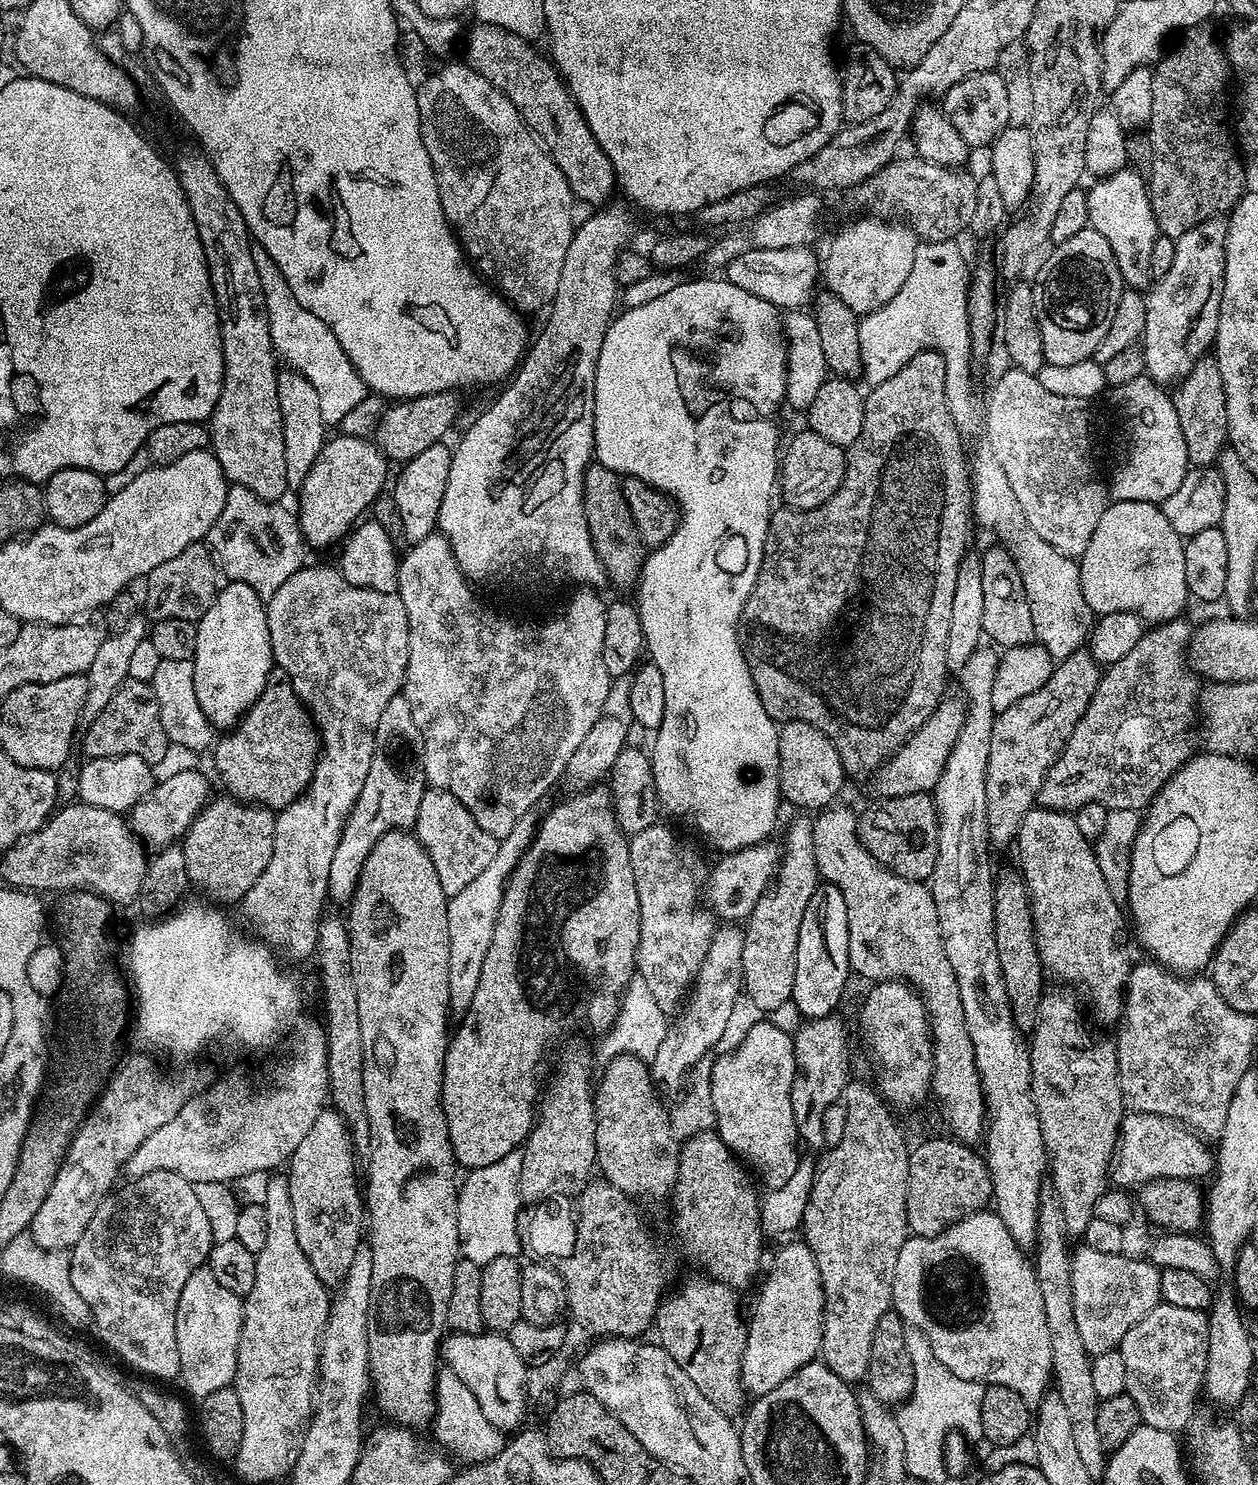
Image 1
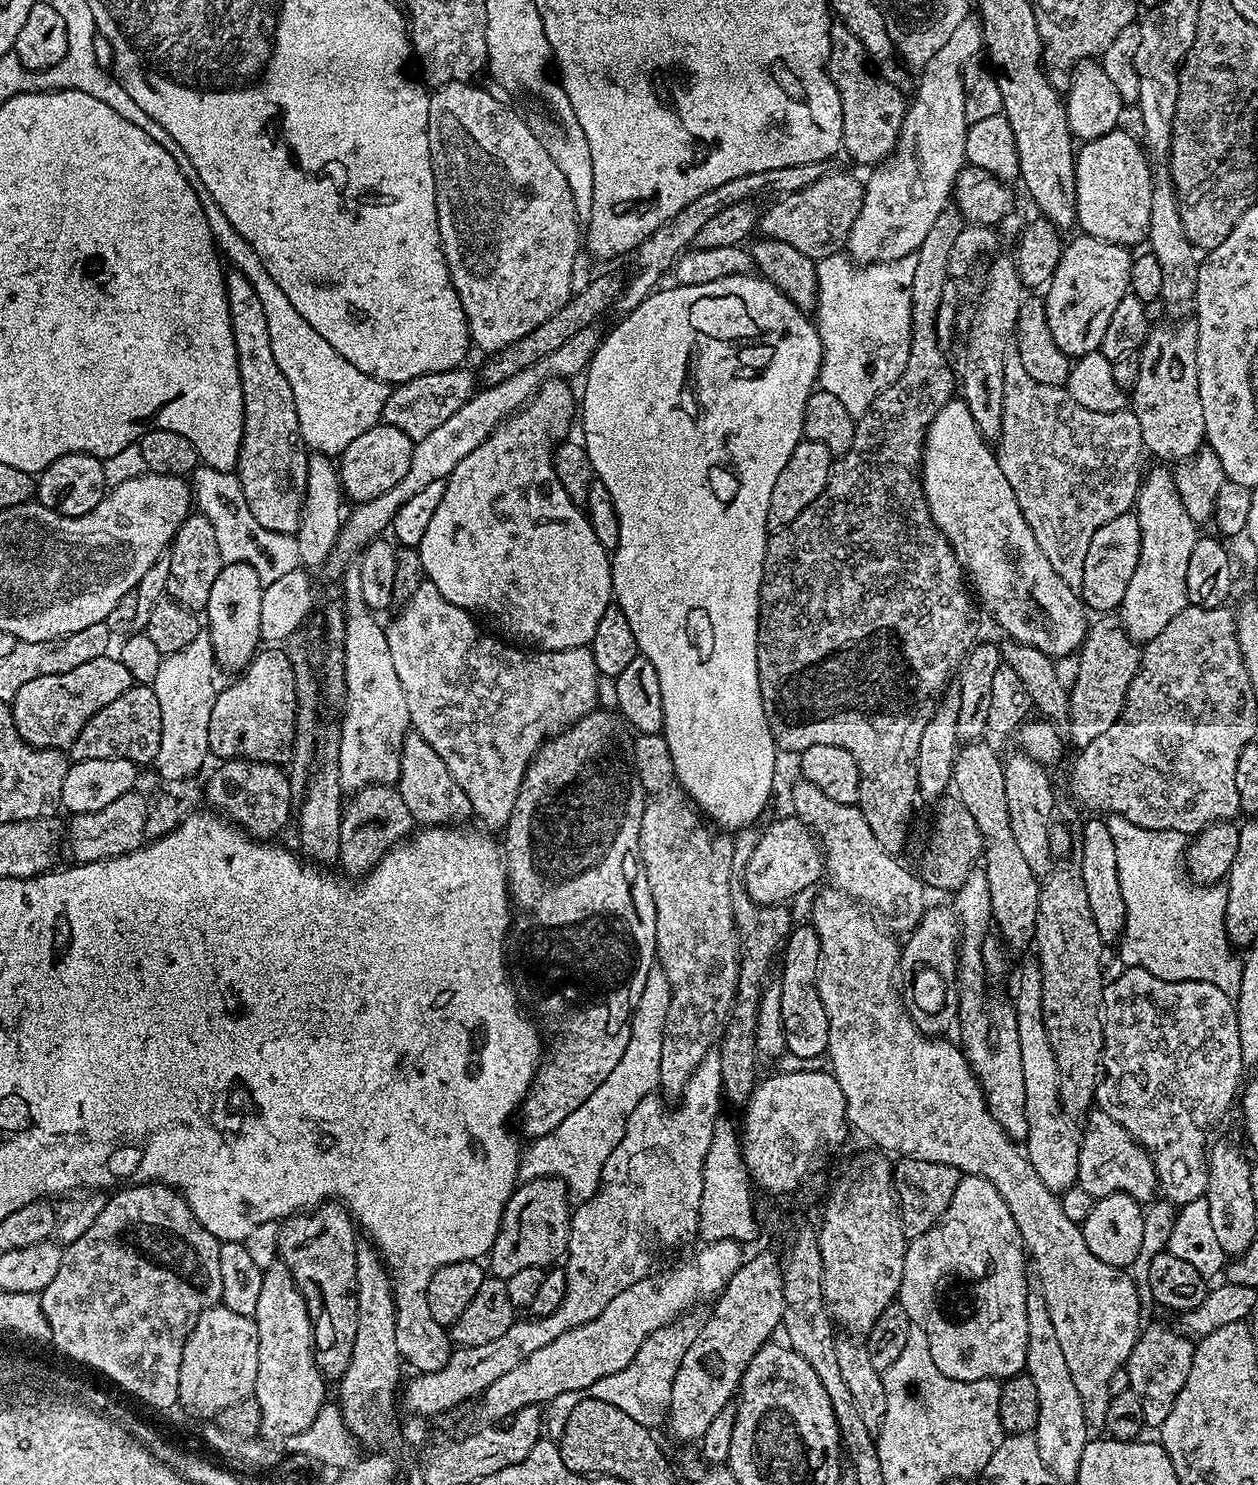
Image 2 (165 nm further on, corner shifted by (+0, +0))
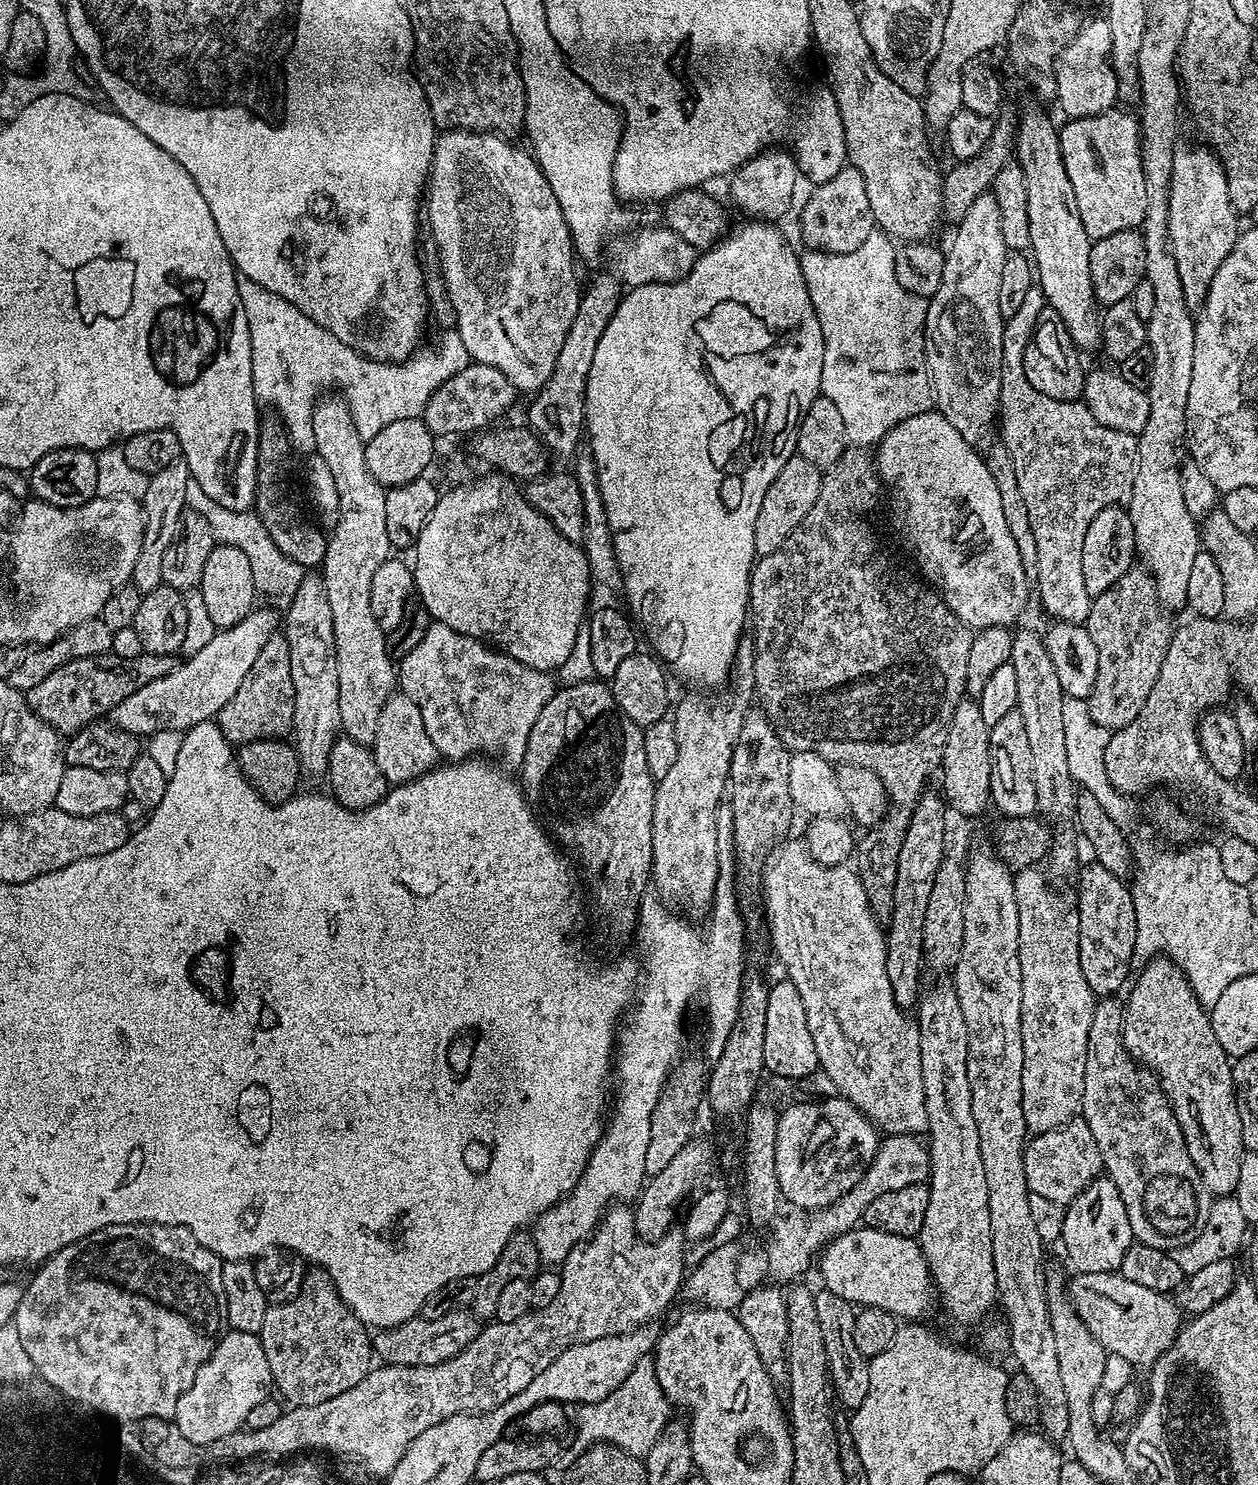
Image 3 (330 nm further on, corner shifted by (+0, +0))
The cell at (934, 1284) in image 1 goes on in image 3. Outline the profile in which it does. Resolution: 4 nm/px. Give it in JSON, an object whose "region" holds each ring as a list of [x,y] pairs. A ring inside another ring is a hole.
{"region":[[[951,983],[936,984],[925,991],[918,1001],[918,1023],[920,1026],[920,1061],[924,1082],[924,1105],[928,1114],[927,1131],[932,1132],[930,1155],[930,1191],[926,1218],[918,1234],[920,1249],[928,1263],[942,1308],[956,1320],[976,1320],[998,1304],[996,1270],[994,1268],[994,1246],[990,1220],[990,1194],[986,1180],[986,1166],[982,1166],[982,1150],[978,1138],[978,1122],[974,1122],[972,1109],[972,1087],[968,1073],[968,1031],[966,1018],[962,1018],[962,1005]]]}

